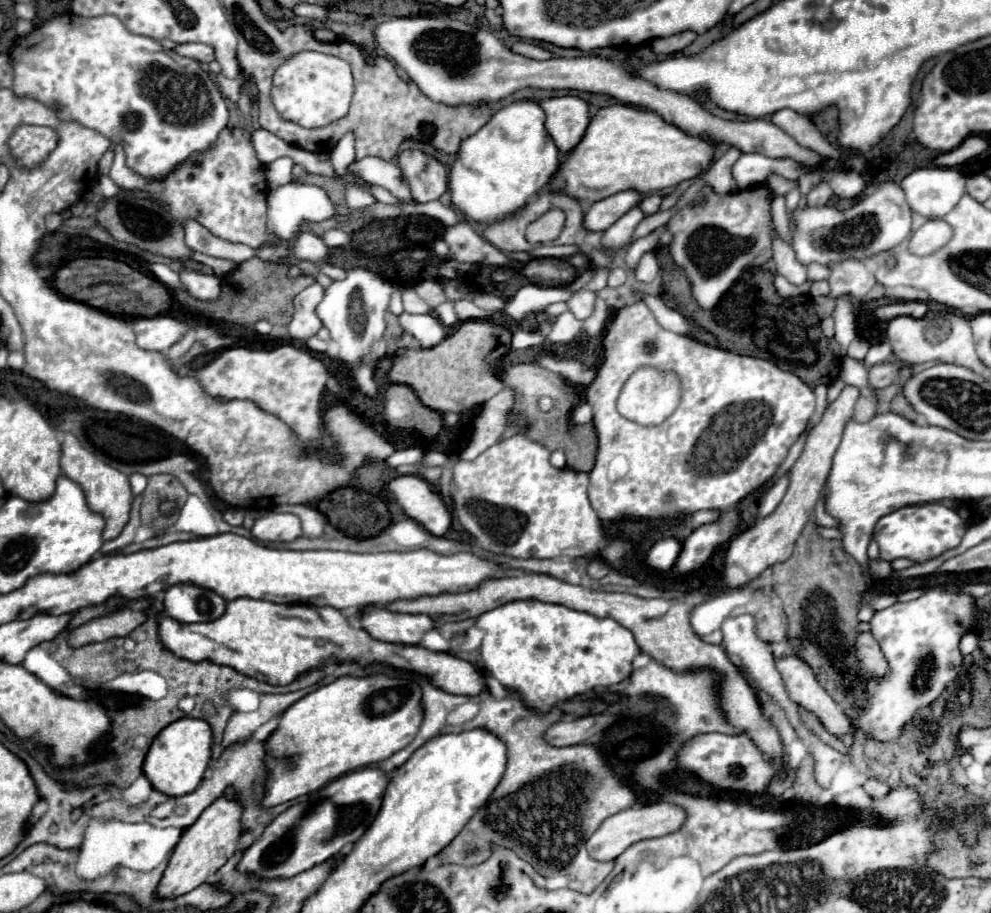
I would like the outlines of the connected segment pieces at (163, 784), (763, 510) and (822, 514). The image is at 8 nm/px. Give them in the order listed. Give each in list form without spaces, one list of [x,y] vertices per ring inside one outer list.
[[[185,716],[181,720],[165,726],[149,746],[149,752],[143,762],[143,772],[149,778],[151,786],[167,796],[183,796],[193,792],[203,780],[203,772],[211,760],[211,728],[205,720]]]
[[[785,472],[783,476],[779,476],[771,488],[763,490],[761,498],[759,498],[759,516],[769,516],[777,504],[781,502],[781,498],[785,496],[787,492],[787,486],[789,486],[789,472]]]
[[[822,496],[815,506],[817,524],[824,527],[837,527],[838,521],[830,516],[825,510],[825,498]]]

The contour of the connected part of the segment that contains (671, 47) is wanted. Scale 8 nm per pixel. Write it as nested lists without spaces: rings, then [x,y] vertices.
[[[681,32],[681,34],[669,36],[669,38],[657,38],[651,42],[651,46],[657,54],[673,54],[673,52],[689,46],[695,38],[697,38],[697,34],[693,34],[693,32]]]

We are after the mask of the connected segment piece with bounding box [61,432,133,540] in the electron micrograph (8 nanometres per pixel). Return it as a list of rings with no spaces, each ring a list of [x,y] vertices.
[[[65,432],[63,442],[61,442],[61,472],[65,476],[69,476],[71,480],[75,480],[77,484],[81,484],[83,490],[85,490],[89,508],[93,512],[99,512],[99,514],[105,516],[107,526],[105,526],[103,538],[105,540],[117,538],[119,532],[123,530],[123,526],[129,520],[129,510],[131,510],[131,502],[133,502],[129,478],[123,472],[117,472],[117,468],[99,460],[93,452],[81,448],[81,442],[71,432]]]

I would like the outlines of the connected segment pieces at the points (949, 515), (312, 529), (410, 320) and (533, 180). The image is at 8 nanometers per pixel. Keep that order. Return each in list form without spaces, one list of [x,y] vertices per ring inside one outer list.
[[[915,504],[899,508],[883,516],[875,524],[875,540],[879,544],[879,556],[887,562],[895,558],[907,558],[915,564],[923,564],[931,558],[941,556],[947,550],[953,550],[961,544],[961,538],[967,530],[967,522],[953,510],[941,504]]]
[[[303,506],[307,510],[299,510],[299,516],[301,516],[301,522],[305,526],[305,534],[307,536],[323,536],[325,532],[325,526],[327,526],[327,520],[325,516],[315,508],[315,506]]]
[[[403,312],[399,316],[399,324],[403,326],[405,332],[413,334],[423,348],[431,348],[433,344],[439,344],[447,336],[445,326],[437,318],[433,318],[431,314],[411,316],[411,314]]]
[[[517,100],[497,110],[491,116],[489,124],[485,124],[485,128],[463,140],[459,148],[459,156],[449,172],[451,200],[459,206],[459,210],[465,216],[477,220],[479,224],[487,224],[503,214],[511,214],[519,210],[533,194],[541,192],[547,186],[549,178],[555,174],[557,166],[559,166],[559,150],[553,138],[545,130],[543,108],[535,100]]]

